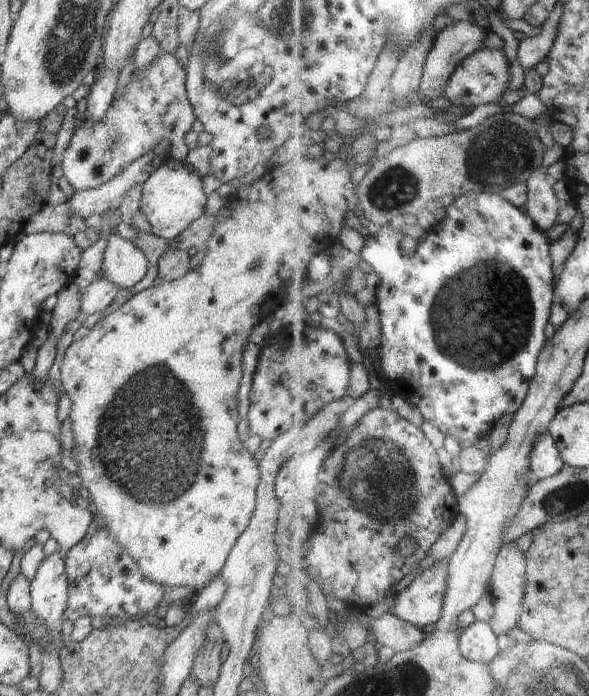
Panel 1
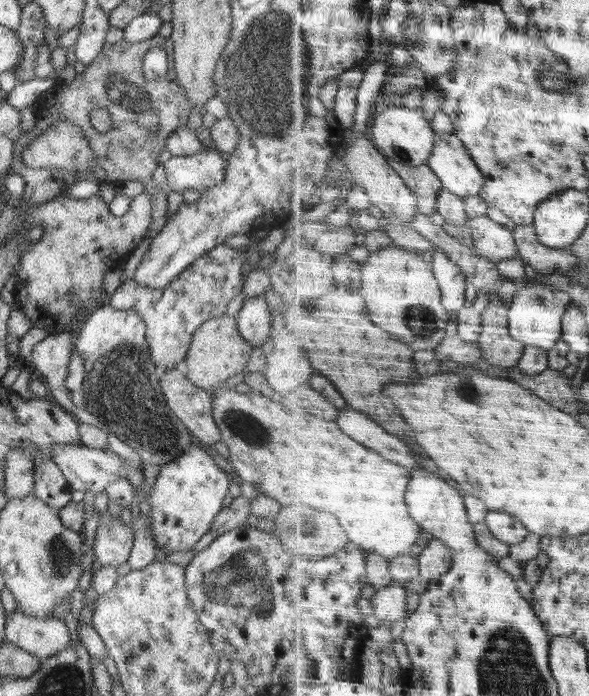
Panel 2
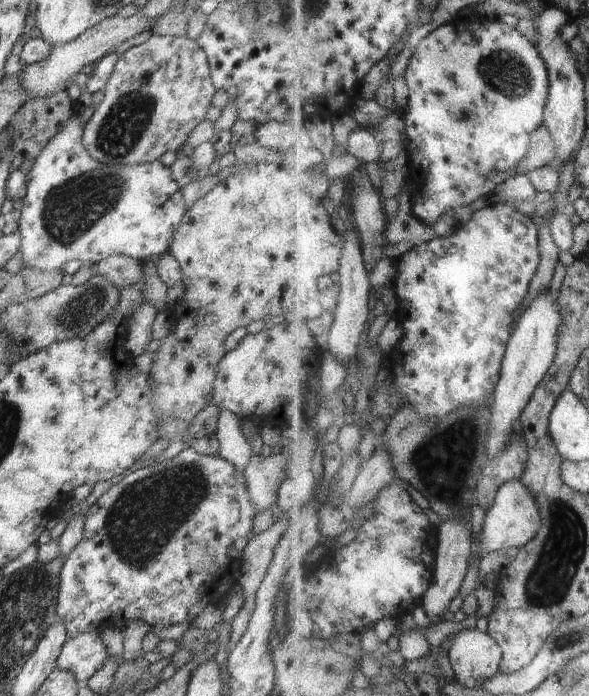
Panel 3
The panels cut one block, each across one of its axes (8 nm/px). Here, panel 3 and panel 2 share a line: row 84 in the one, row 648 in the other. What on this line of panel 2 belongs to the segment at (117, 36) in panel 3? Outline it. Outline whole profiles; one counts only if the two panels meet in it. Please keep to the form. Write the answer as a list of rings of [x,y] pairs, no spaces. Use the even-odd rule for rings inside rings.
[[[20,610],[5,614],[4,634],[7,642],[40,659],[72,646],[64,620],[29,617]]]

